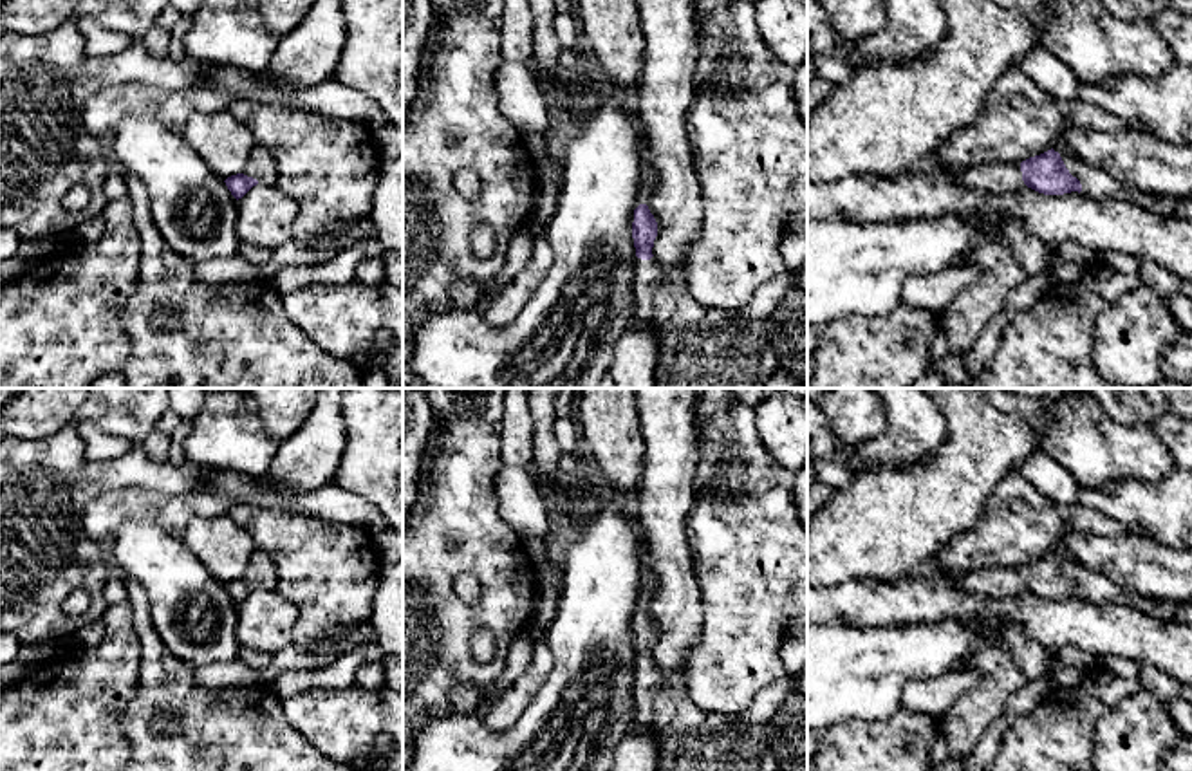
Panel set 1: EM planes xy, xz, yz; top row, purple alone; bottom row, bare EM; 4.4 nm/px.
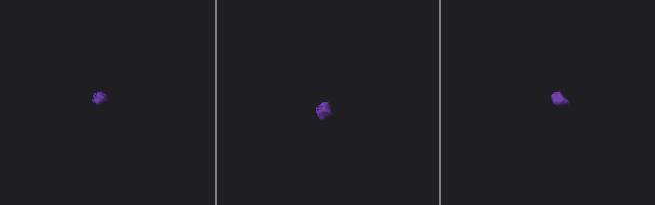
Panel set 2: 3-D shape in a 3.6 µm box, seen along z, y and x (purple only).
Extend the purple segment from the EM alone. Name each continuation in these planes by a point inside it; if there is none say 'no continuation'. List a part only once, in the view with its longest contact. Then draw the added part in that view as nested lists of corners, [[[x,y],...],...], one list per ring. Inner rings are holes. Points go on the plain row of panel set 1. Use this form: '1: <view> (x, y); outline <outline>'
1: yz (999, 582); outline [[[984,567],[950,574],[957,589],[990,598],[1015,598],[1024,590],[1020,567]]]
2: yz (1095, 587); outline [[[1060,558],[1066,572],[1082,589],[1082,599],[1089,603],[1118,603],[1136,608],[1150,618],[1172,623],[1192,625],[1192,601],[1167,601],[1143,596],[1136,590],[1123,589],[1113,583],[1100,572],[1094,572],[1080,563]]]

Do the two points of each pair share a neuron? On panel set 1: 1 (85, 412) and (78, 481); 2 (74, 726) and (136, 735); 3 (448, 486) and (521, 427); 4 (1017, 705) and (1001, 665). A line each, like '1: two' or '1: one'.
1: one
2: two
3: two
4: two

